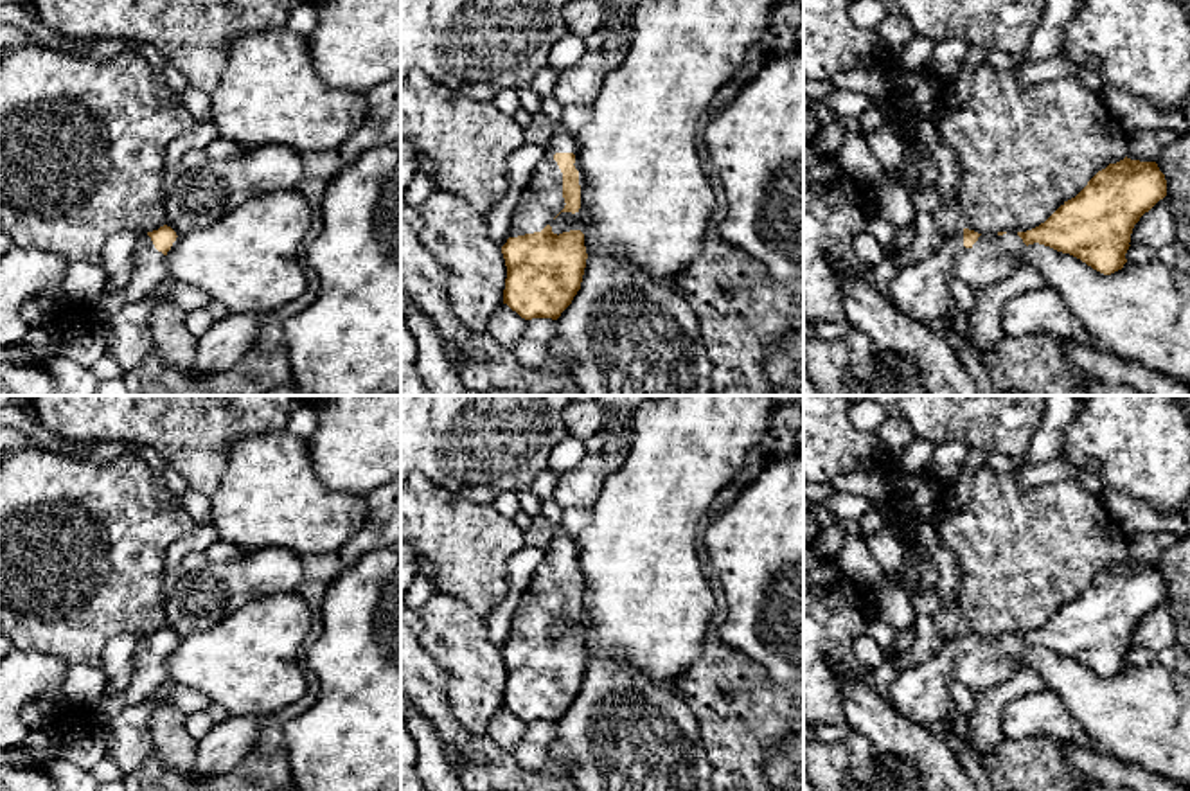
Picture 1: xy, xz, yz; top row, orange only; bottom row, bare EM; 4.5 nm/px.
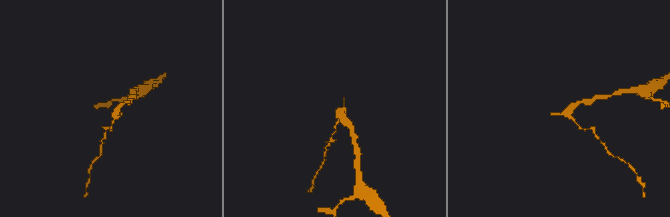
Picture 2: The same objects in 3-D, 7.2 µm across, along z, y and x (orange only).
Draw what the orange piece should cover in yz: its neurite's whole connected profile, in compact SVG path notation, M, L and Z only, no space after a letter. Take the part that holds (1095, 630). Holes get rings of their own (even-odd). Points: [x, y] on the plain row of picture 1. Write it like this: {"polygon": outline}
{"polygon": "M1125 559L1098 573L1075 600L1032 633L981 638L962 631L928 662L901 669L884 699L913 723L947 721L953 712L951 681L962 681L978 694L1005 681L1017 658L1034 645L1111 678L1127 665L1134 627L1165 599L1167 582L1158 566Z"}

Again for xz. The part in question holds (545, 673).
{"polygon": "M557 527L552 545L545 550L545 559L536 568L512 615L511 640L502 649L507 669L503 707L525 723L557 723L581 692L588 662L584 636L570 633L557 638L550 629L561 615L575 617L581 611L579 573L573 568L575 557L575 539Z"}

